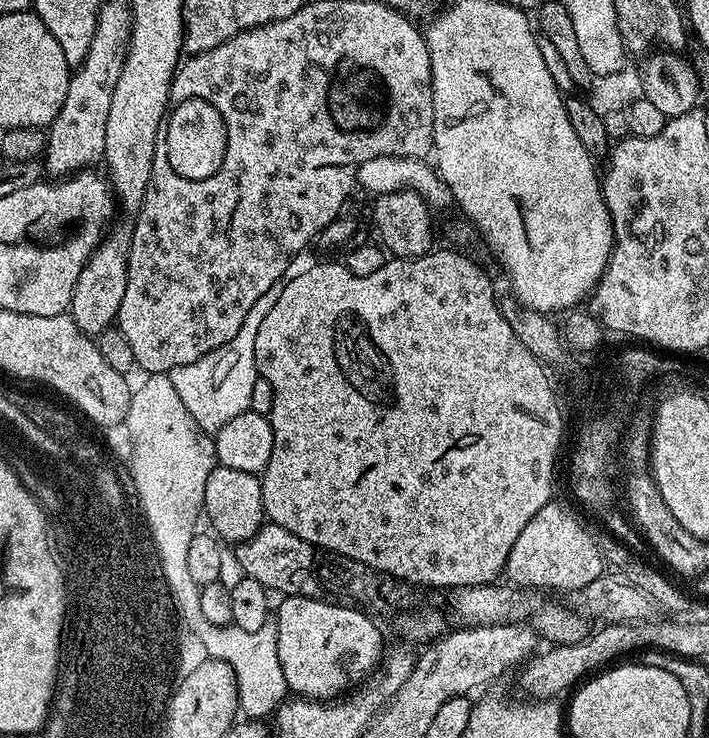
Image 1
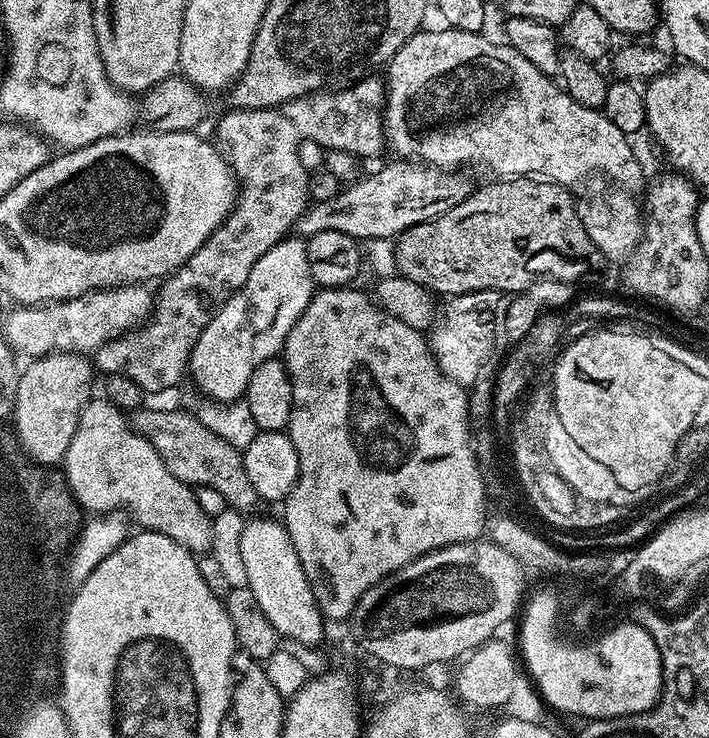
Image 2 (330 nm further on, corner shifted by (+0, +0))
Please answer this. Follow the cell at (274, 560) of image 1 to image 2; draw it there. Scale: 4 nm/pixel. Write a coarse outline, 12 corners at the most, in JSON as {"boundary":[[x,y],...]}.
{"boundary":[[109,400],[81,411],[62,471],[81,509],[123,510],[188,552],[213,517]]}

